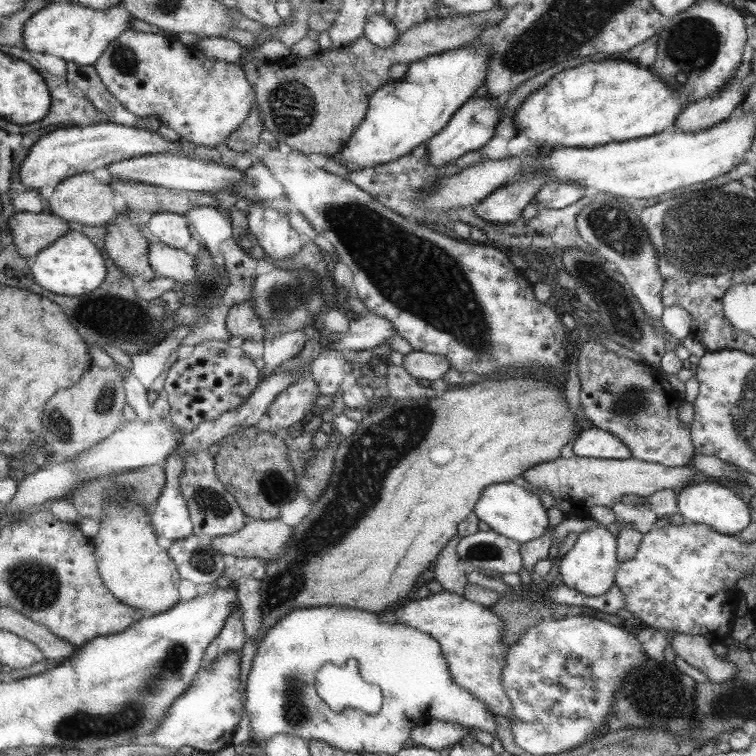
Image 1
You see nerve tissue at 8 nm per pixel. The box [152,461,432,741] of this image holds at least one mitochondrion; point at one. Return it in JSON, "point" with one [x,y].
{"point":[295,713]}

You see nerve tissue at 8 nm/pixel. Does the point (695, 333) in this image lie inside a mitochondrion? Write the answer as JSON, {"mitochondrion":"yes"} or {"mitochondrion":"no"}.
{"mitochondrion":"no"}

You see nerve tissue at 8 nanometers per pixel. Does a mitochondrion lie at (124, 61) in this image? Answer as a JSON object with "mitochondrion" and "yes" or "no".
{"mitochondrion":"yes"}

